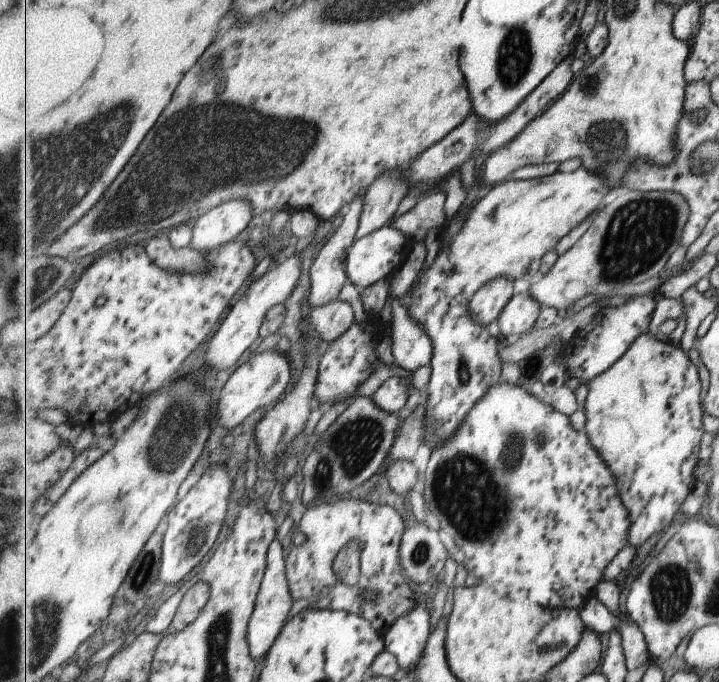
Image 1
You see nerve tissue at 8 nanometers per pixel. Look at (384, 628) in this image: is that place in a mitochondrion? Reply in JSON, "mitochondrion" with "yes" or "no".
{"mitochondrion":"no"}

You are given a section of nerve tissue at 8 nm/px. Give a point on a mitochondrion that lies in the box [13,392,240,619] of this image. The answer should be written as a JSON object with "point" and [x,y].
{"point":[177,436]}

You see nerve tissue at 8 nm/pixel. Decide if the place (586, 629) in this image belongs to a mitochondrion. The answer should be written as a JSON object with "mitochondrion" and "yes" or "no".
{"mitochondrion":"no"}

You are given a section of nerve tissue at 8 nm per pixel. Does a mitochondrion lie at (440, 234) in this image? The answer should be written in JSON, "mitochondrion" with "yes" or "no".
{"mitochondrion":"no"}

